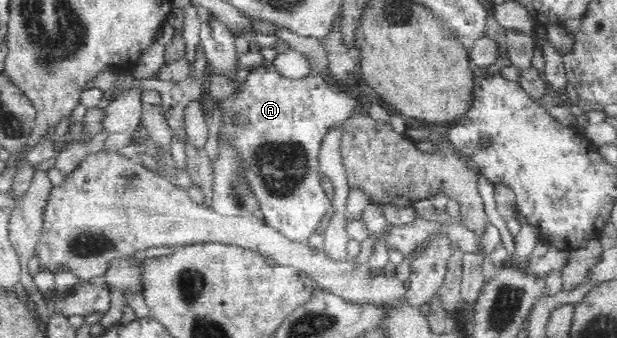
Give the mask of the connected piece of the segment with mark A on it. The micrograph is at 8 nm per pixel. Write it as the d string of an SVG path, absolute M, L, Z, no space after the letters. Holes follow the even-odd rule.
M270 62L250 69L238 97L233 95L220 101L224 121L220 132L224 132L236 144L240 156L244 158L244 174L260 200L265 224L277 229L286 239L306 243L312 233L315 233L322 216L332 209L333 200L328 197L319 176L320 144L328 129L338 122L344 123L352 113L356 113L357 106L356 99L346 92L336 92L322 74L314 73L306 79L288 79L282 77ZM236 112L242 112L244 118L250 118L252 125L246 129L230 129L231 117Z

